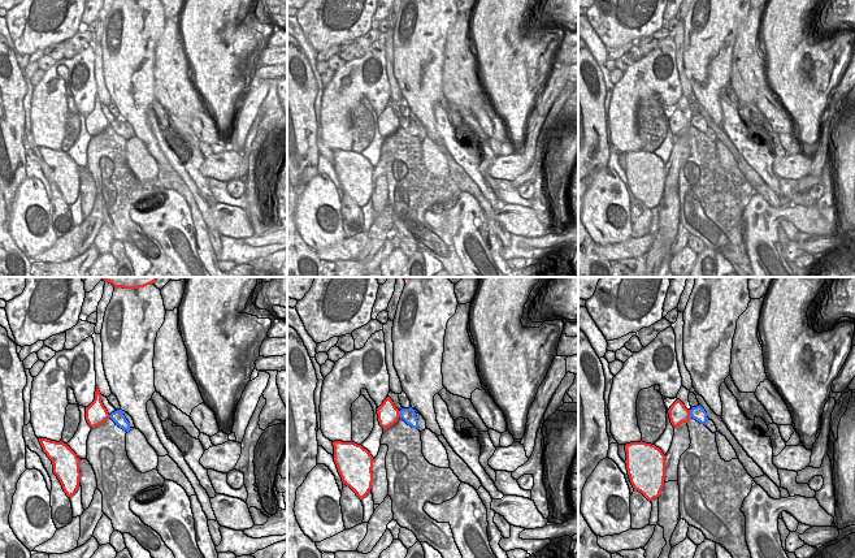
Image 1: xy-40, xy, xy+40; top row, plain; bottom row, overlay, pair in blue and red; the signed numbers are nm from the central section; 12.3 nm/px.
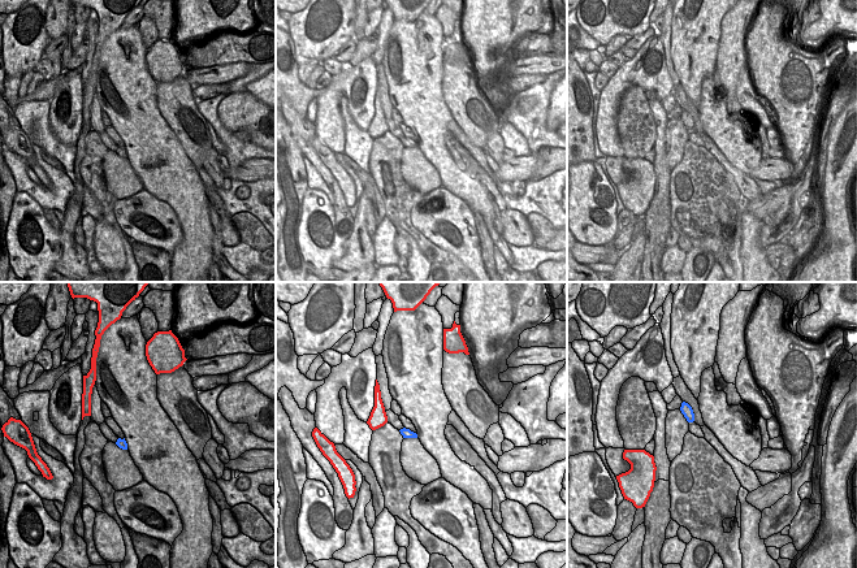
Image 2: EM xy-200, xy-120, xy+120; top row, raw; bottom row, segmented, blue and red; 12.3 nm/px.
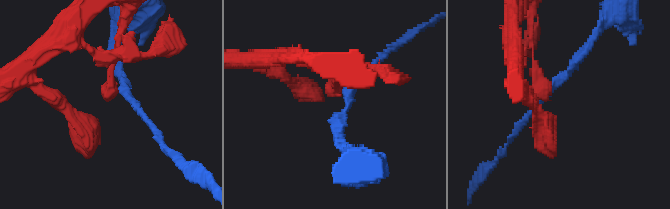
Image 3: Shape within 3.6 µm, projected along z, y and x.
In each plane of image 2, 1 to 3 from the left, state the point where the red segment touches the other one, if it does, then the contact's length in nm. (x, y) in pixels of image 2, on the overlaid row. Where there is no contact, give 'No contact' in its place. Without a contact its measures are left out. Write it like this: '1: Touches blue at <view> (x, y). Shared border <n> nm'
1: No contact
2: No contact
3: No contact.

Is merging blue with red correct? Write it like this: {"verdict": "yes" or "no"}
{"verdict": "no"}

